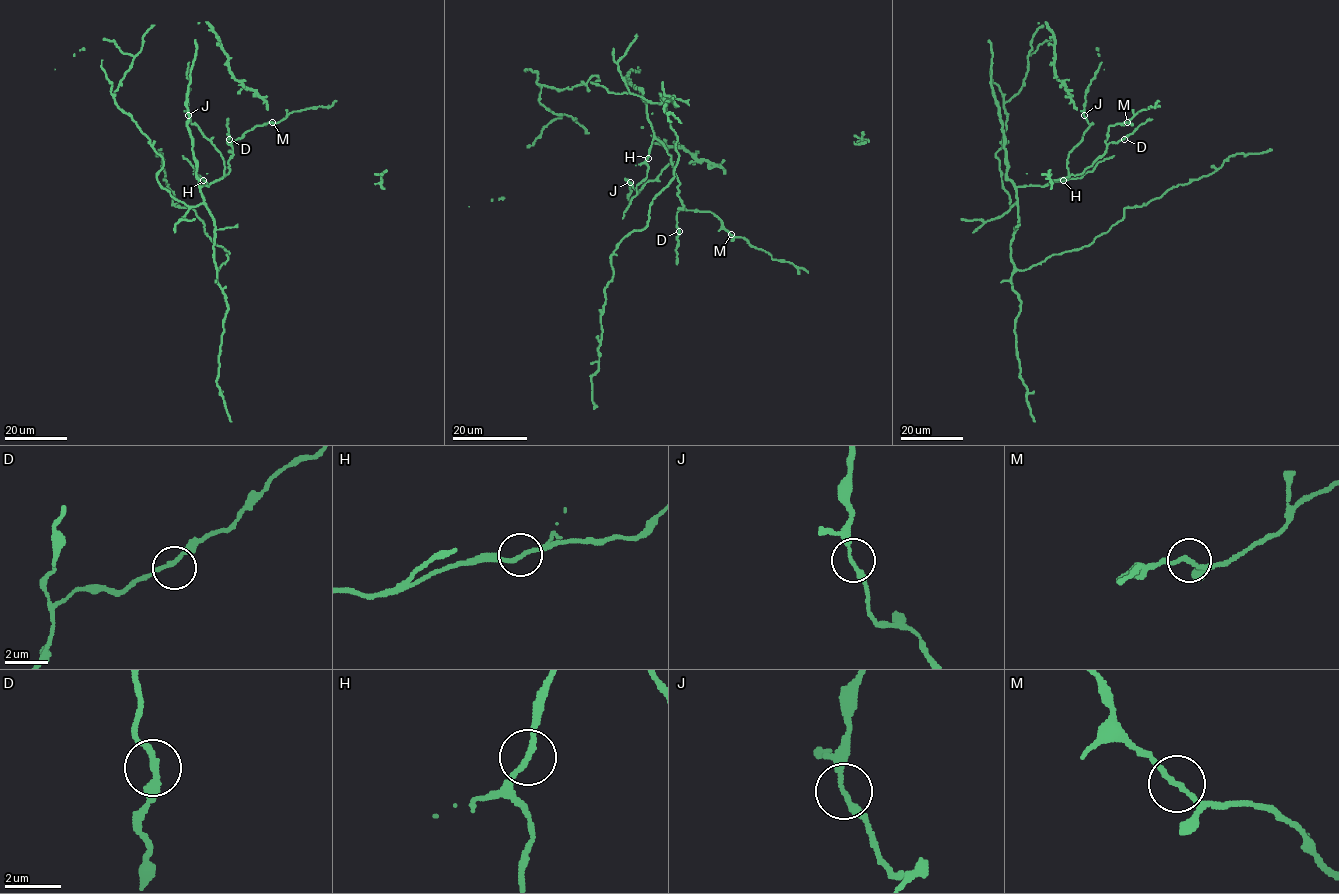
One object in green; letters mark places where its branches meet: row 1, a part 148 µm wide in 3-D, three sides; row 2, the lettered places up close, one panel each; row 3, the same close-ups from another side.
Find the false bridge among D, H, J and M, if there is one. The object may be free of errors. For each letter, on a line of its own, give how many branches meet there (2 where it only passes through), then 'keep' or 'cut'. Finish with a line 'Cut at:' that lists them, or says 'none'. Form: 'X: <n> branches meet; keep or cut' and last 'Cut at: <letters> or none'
D: 2 branches meet; keep
H: 2 branches meet; keep
J: 2 branches meet; keep
M: 2 branches meet; keep
Cut at: none

